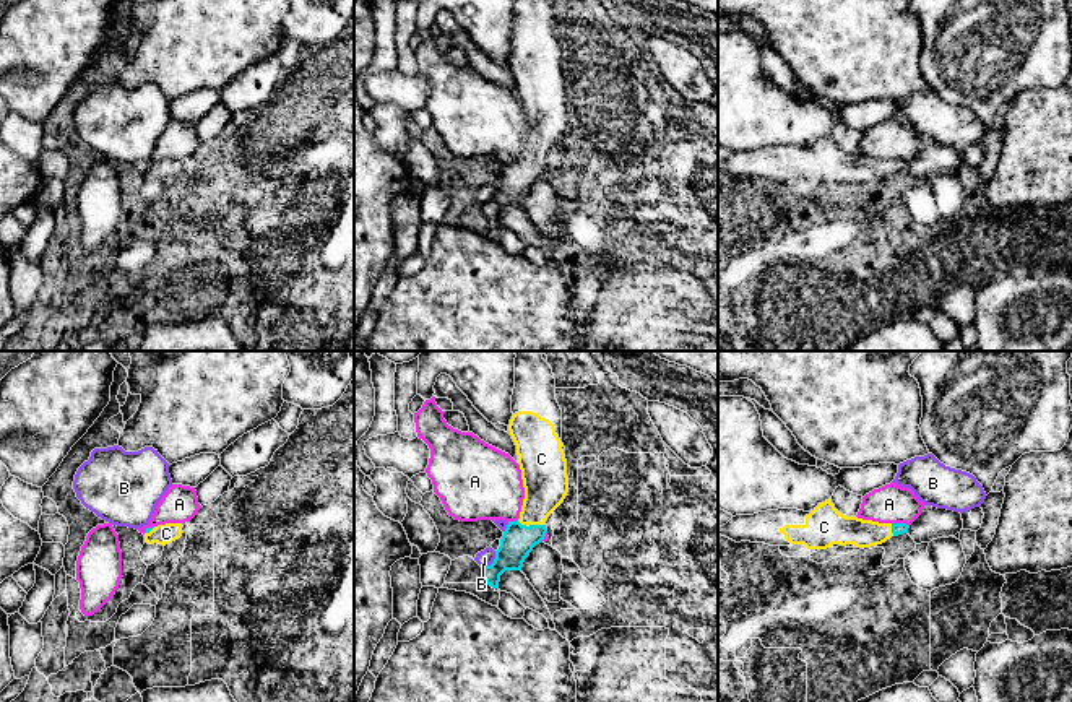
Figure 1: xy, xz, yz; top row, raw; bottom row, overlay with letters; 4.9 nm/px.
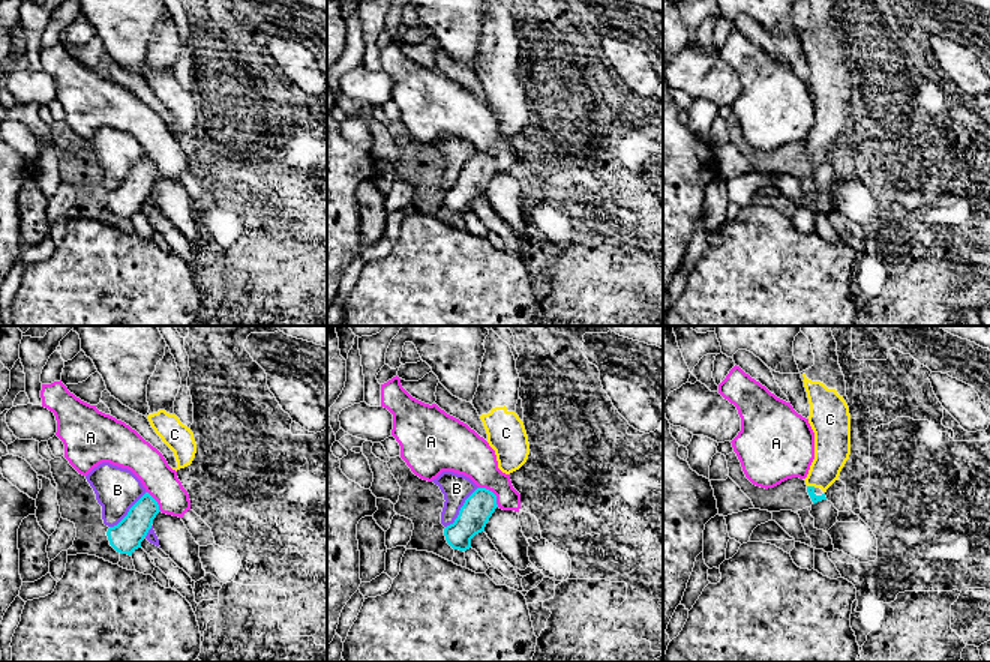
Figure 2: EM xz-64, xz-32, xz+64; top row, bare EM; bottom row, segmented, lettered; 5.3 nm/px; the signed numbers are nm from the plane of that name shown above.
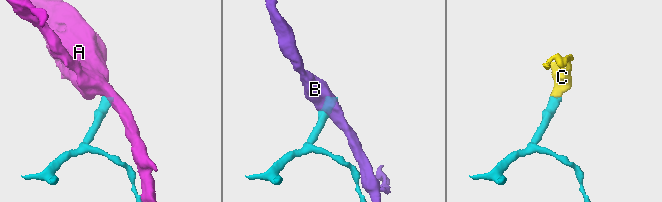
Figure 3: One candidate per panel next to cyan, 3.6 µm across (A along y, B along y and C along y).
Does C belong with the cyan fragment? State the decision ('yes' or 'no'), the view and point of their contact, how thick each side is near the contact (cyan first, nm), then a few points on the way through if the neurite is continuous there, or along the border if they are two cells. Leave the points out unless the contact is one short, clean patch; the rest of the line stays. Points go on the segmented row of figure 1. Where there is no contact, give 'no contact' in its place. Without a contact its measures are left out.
yes; meets cyan in xz at (531, 525); 160 nm thick on the cyan side, 220 nm on the other; runs through xz (518, 540), (531, 525), (544, 491), (544, 476)

